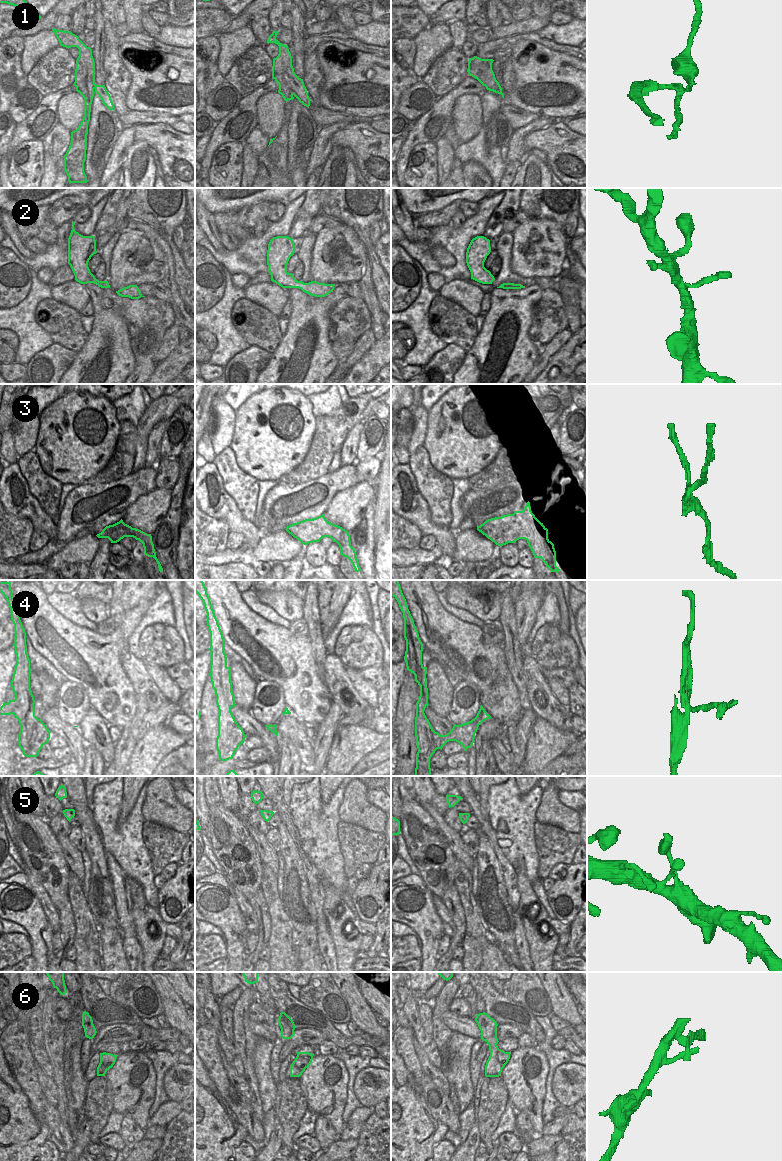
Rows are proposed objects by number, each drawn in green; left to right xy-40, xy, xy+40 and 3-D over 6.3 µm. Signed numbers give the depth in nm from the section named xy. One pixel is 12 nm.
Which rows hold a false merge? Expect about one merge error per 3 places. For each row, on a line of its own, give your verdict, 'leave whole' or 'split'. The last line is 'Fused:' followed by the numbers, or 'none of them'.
1: split
2: leave whole
3: split
4: split
5: leave whole
6: leave whole
Fused: 1, 3, 4

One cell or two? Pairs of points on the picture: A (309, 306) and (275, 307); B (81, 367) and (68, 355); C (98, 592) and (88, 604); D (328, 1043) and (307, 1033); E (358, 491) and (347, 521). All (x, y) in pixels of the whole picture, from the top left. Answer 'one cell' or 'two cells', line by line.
A: two cells
B: two cells
C: two cells
D: two cells
E: one cell

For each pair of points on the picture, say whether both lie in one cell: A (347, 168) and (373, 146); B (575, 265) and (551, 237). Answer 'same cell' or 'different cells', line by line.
A: different cells
B: different cells

